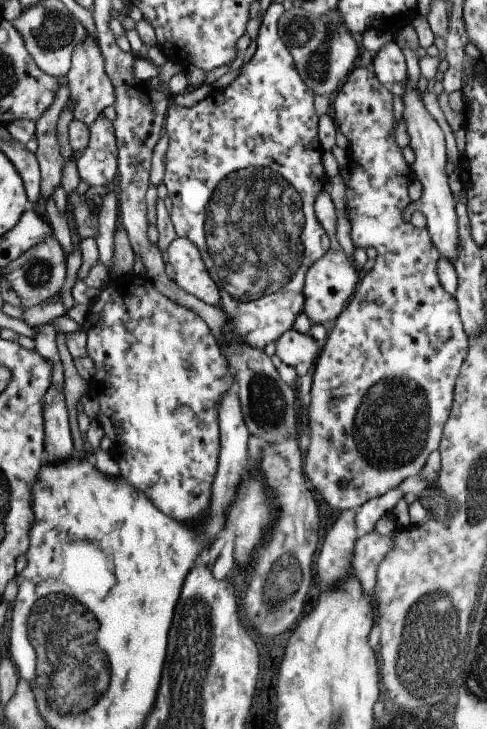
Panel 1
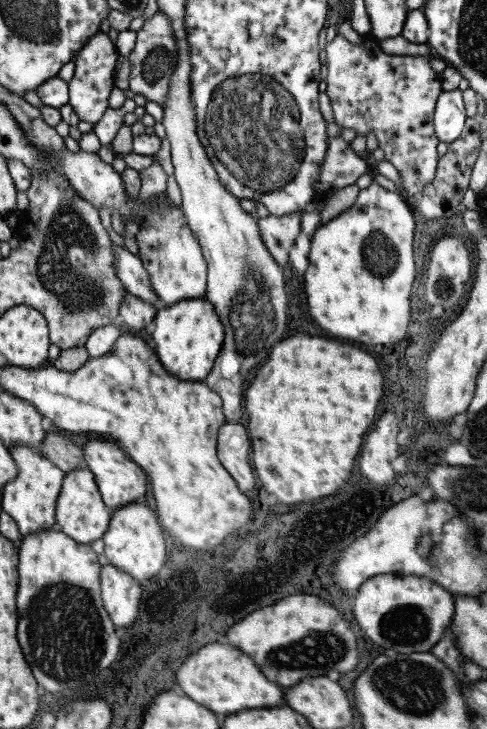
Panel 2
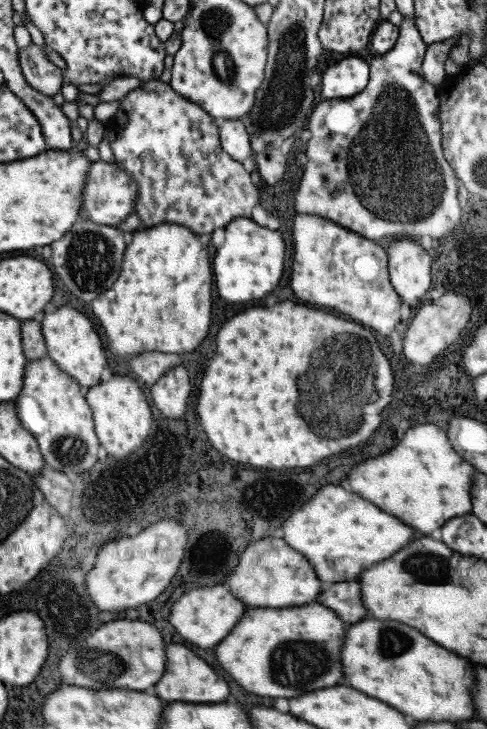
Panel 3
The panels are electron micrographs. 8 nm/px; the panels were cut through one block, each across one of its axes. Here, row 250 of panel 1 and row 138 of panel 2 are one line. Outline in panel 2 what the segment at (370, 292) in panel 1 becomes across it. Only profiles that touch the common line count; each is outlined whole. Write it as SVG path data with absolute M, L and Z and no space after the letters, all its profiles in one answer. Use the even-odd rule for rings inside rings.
M336 34L331 42L326 43L323 50L325 51L325 66L327 69L327 75L325 76L326 89L324 93L330 100L330 107L335 124L343 128L352 128L356 134L363 136L365 136L369 131L373 132L378 142L377 148L383 151L384 159L398 170L400 178L400 184L398 187L400 188L403 197L409 201L411 198L419 195L423 190L423 187L425 187L428 182L431 182L431 179L435 174L436 164L438 161L435 146L439 140L434 133L432 118L434 113L434 104L436 103L437 97L439 94L441 94L442 90L440 87L439 74L437 74L430 65L431 56L395 56L383 53L378 47L375 46L374 40L370 35L363 38L362 43L357 46L351 45L346 38Z

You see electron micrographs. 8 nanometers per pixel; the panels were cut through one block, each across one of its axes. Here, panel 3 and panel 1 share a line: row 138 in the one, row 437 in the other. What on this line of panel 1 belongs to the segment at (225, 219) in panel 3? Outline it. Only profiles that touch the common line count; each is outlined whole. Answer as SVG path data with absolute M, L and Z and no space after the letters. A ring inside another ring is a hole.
M129 273L118 277L110 276L100 288L99 295L89 303L85 320L86 356L91 359L94 373L91 383L97 386L98 410L95 420L100 424L110 439L113 448L120 452L117 458L119 476L127 481L134 489L139 490L166 515L184 523L202 523L208 509L211 494L211 483L217 468L220 447L218 437L218 406L223 393L234 388L234 375L228 368L226 358L222 355L213 333L208 326L192 310L179 306L176 302L162 295L152 282L144 275Z

